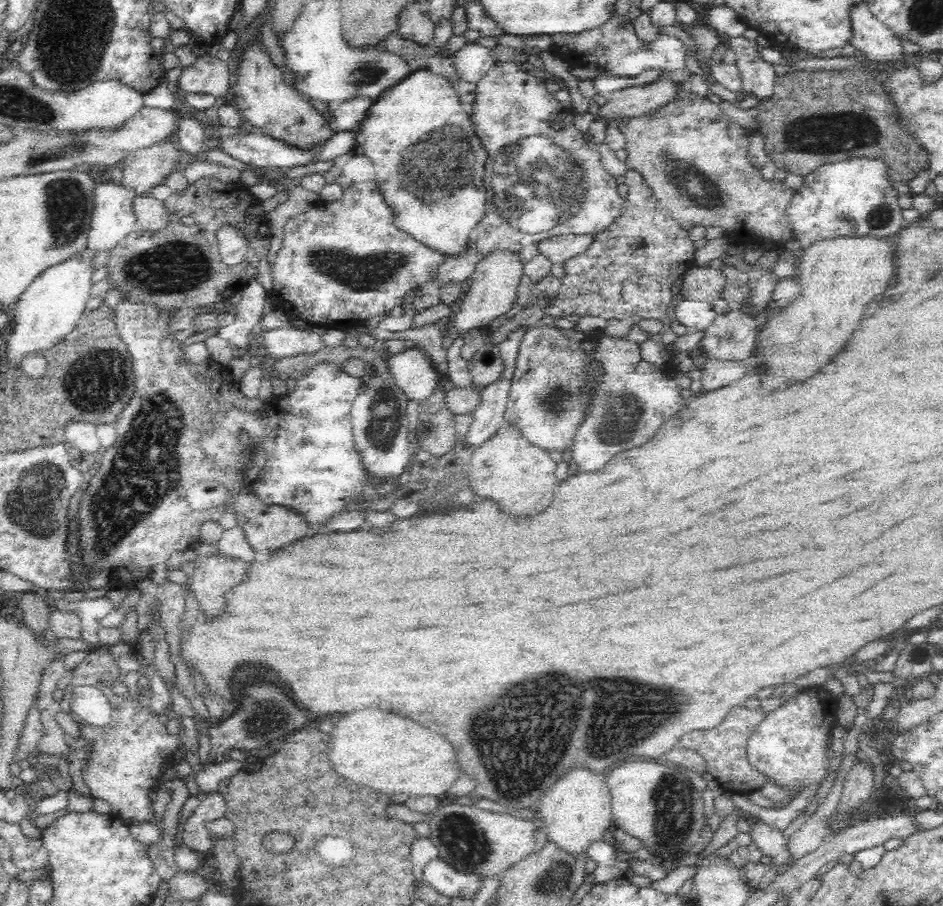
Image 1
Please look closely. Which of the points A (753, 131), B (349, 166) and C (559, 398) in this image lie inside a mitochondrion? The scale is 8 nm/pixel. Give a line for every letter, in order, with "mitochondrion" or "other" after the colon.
A: other
B: other
C: mitochondrion

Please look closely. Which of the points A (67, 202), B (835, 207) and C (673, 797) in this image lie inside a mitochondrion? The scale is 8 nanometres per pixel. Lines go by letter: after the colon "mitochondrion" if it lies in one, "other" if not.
A: mitochondrion
B: other
C: mitochondrion

